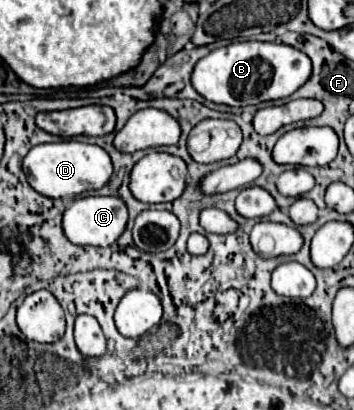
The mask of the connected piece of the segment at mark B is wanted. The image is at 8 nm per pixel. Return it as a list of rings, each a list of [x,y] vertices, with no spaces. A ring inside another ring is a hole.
[[[243,41],[219,47],[199,59],[191,83],[207,101],[231,107],[259,105],[293,95],[311,77],[311,59],[291,45]]]

